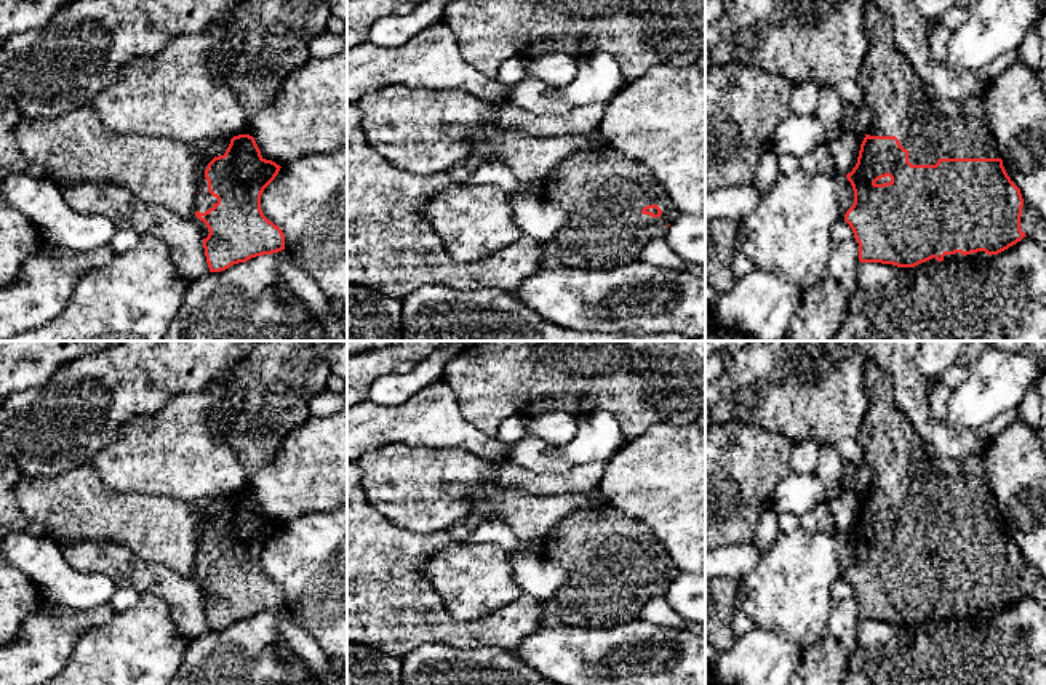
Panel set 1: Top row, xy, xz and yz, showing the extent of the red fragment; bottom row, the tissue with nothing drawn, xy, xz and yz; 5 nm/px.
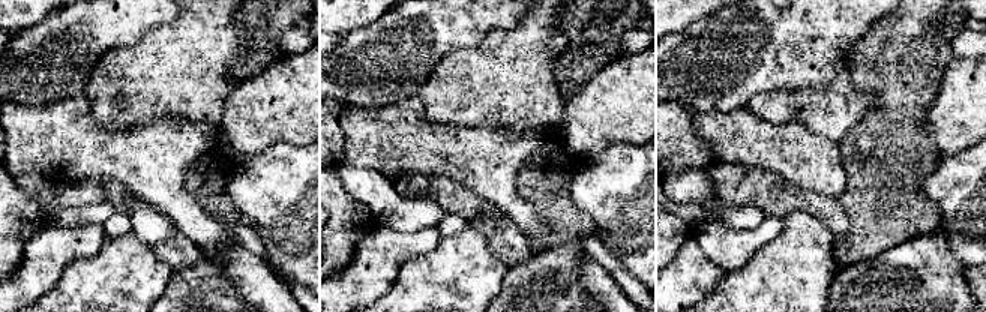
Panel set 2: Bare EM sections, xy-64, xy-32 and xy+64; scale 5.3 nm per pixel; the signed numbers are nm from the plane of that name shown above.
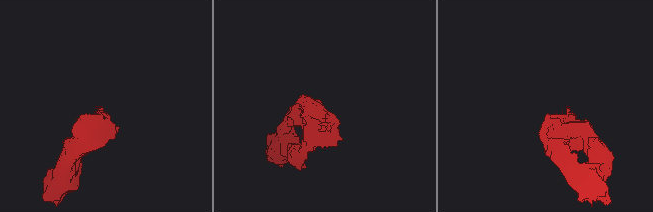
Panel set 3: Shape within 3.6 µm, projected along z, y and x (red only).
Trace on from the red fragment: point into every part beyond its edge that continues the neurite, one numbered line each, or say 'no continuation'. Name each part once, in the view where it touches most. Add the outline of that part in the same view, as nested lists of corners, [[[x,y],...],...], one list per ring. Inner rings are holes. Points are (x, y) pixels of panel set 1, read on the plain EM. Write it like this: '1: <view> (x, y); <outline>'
1: yz (930, 487); [[[870,357],[862,383],[867,413],[860,443],[875,471],[870,495],[896,495],[912,523],[936,523],[939,517],[1001,517],[984,456],[937,456],[902,415],[891,378]]]
2: yz (1034, 584); [[[1025,562],[1020,573],[1020,587],[1028,597],[1046,607],[1046,579]]]

